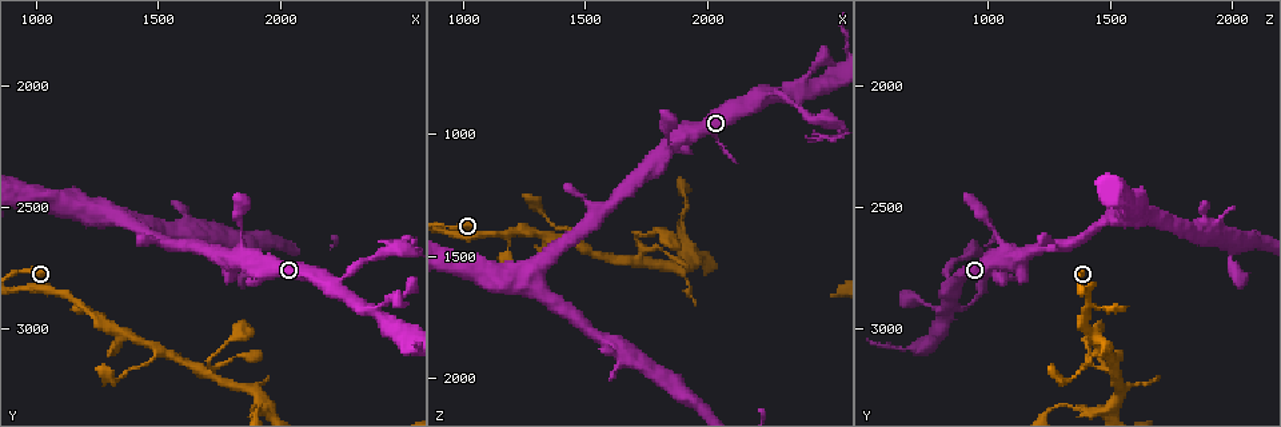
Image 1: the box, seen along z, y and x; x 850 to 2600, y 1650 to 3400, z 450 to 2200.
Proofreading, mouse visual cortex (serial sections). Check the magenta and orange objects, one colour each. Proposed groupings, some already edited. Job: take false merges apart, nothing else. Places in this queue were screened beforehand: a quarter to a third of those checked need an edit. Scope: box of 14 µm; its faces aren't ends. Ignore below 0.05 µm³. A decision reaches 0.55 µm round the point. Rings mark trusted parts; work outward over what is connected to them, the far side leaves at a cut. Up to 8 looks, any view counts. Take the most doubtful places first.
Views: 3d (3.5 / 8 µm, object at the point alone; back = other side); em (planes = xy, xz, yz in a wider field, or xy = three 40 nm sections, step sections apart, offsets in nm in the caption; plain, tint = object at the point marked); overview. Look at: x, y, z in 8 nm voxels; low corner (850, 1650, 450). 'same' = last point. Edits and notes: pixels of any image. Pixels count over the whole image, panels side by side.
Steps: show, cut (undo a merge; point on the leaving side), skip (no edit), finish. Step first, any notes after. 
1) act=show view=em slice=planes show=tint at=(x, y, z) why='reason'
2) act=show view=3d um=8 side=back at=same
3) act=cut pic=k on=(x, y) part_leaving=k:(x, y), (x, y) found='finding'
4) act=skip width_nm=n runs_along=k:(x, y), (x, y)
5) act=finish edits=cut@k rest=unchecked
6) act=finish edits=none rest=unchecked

act=show view=3d um=3.5 at=(2250, 2800, 850) why='branch point'

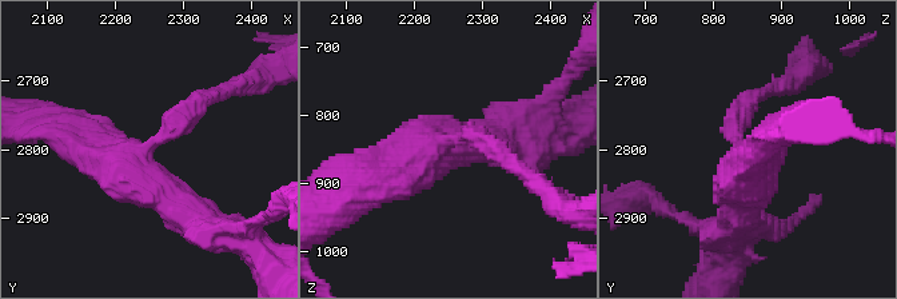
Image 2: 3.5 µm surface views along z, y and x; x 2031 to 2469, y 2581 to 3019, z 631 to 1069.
act=show view=em slice=xy step=1 show=tint at=(2240, 2805, 840)

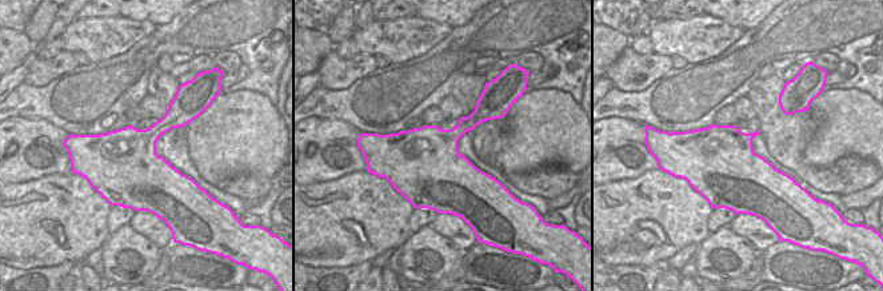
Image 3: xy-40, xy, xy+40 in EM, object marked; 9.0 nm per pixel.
act=show view=em slice=xy step=3 show=tint at=same why='cut it another way'

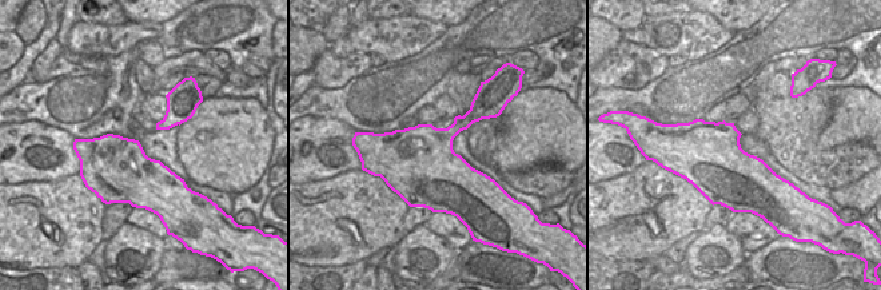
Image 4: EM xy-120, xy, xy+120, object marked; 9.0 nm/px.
act=cut pic=2 on=(191, 111) arms=3 arm_widths_nm=200,400,450 part_leaving=2:(154, 140), (199, 99), (248, 83) found='two cells meet here'

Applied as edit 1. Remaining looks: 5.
act=show view=em slice=planes show=tint at=(1180, 2890, 1410) why='three arms meet'

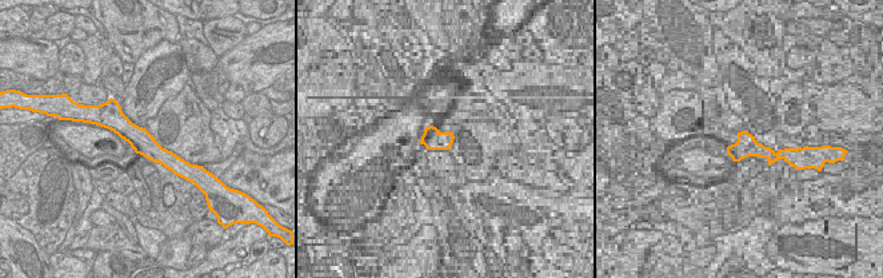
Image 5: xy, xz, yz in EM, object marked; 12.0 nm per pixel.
act=show view=3d um=3.5 at=same why='see where the arms go'

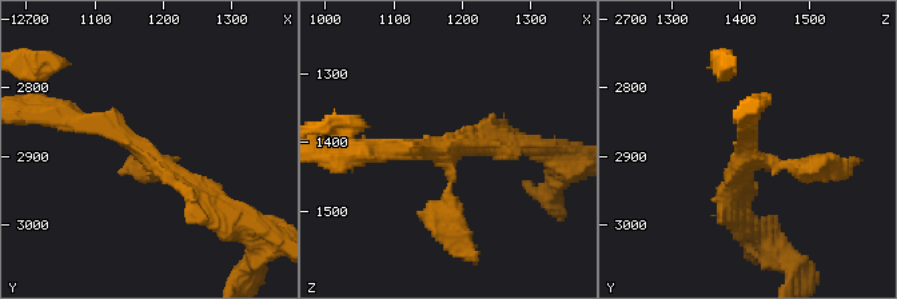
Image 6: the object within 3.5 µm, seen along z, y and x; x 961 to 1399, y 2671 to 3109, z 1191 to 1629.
act=skip arms=3 arm_widths_nm=200,200,250 runs_along=5:(114, 114), (151, 150), (180, 165) found='continuous, no second cell'

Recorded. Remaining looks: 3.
act=show view=3d um=8 at=(1480, 3080, 1460) why='two arms in line, one across'

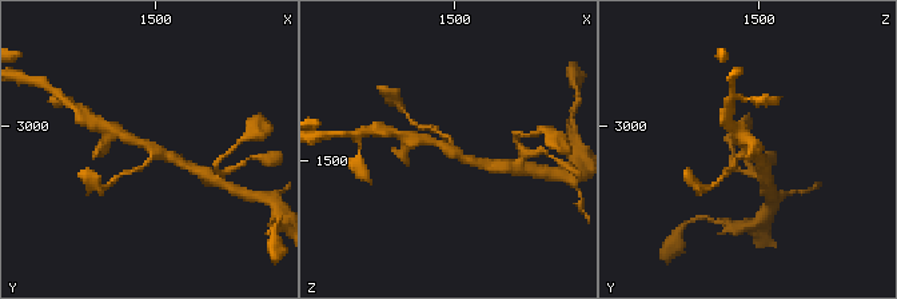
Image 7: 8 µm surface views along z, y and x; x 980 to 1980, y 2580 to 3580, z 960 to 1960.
act=show view=em slice=xy step=2 show=tint at=(1470, 3060, 1470) arms=3 arm_widths_nm=150,250,300 why='shape alone is not enough'

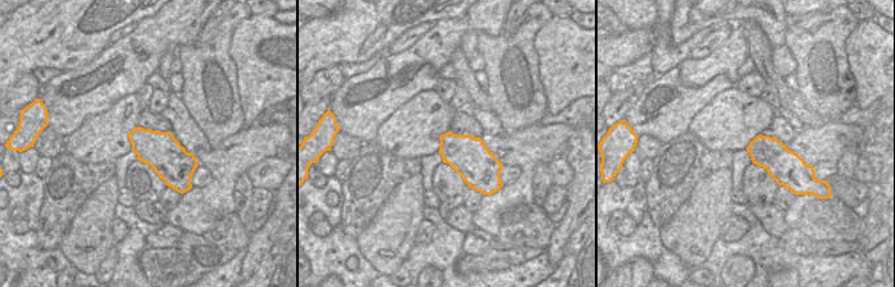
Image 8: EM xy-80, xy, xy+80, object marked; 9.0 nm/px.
act=skip found='one cell here'

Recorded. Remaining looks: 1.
act=finish edits=cut@2 rest=unchecked

